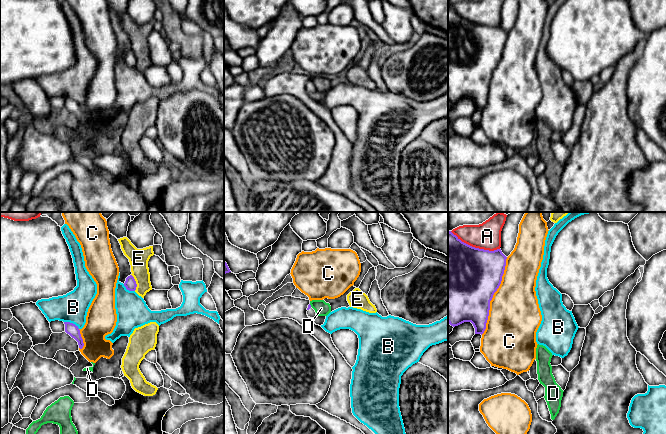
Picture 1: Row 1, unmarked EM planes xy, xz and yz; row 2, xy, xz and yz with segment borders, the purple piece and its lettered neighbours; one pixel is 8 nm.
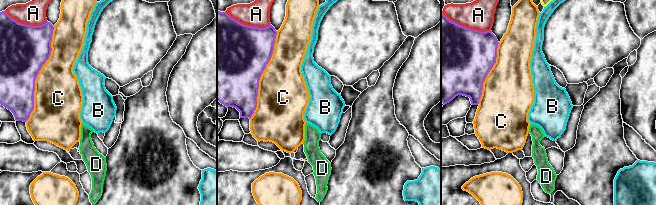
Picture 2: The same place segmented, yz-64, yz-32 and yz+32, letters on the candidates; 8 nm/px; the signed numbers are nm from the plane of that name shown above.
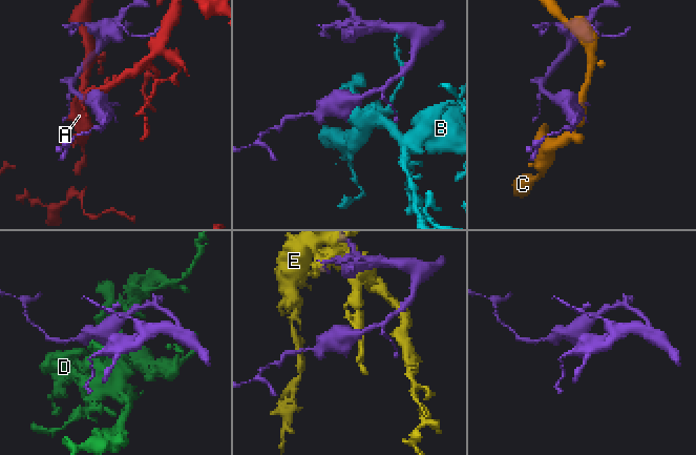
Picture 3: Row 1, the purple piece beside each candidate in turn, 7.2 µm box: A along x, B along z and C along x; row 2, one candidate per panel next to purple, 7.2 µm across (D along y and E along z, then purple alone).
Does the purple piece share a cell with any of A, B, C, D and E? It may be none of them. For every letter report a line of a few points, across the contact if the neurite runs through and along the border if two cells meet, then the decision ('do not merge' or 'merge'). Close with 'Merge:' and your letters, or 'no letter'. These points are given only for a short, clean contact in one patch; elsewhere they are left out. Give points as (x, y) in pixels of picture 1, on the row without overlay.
A: do not merge
B: do not merge
C: do not merge
D: line xz (309, 80), (311, 82); do not merge
E: do not merge
Merge: no letter

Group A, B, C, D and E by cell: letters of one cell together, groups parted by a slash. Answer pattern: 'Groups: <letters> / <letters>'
Groups: A / B / C / D / E

